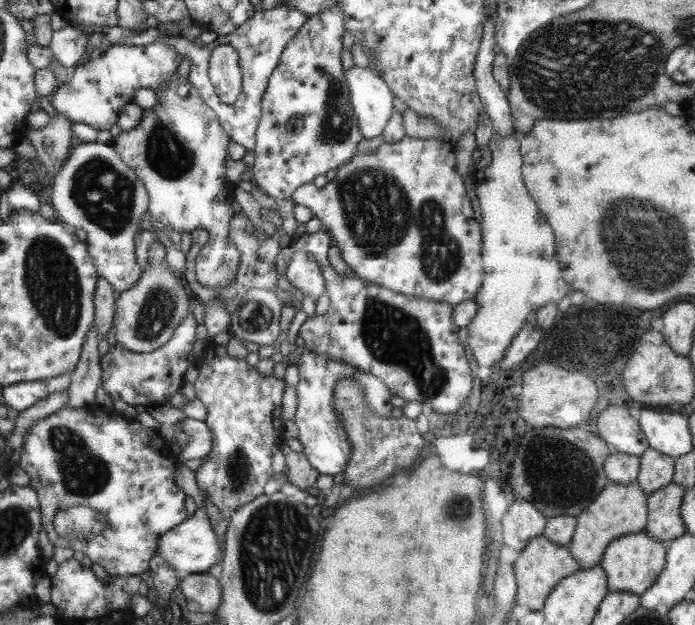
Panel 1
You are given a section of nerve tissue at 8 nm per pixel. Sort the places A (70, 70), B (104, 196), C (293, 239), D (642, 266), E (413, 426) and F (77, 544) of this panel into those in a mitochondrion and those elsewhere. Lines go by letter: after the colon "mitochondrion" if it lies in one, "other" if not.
A: other
B: mitochondrion
C: other
D: mitochondrion
E: other
F: other

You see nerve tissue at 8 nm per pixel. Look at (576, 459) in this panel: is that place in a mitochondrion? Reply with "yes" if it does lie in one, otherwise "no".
yes

